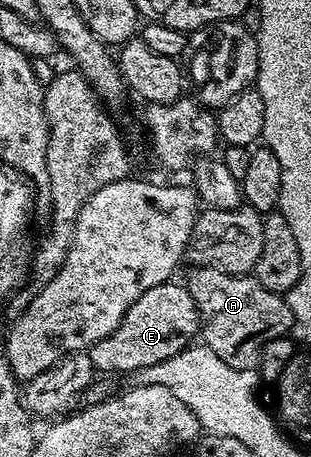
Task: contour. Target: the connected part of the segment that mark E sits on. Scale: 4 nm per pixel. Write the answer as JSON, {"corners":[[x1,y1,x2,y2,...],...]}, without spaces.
{"corners":[[175,281,163,282,161,286,155,286,144,290,130,304,126,316,108,336,98,340,87,351,88,359,92,362,93,371,104,374,128,374,131,375,137,370,158,364,178,352,188,349,190,343,197,337,200,328,200,314,196,311,192,297,185,285,175,286]]}

